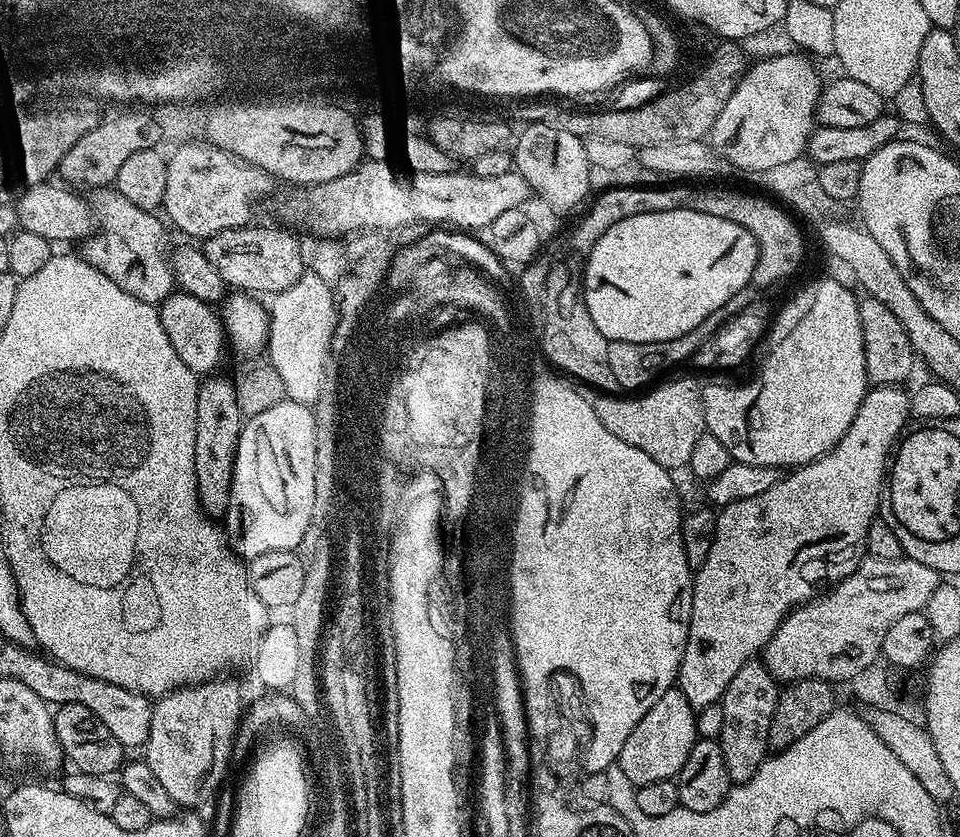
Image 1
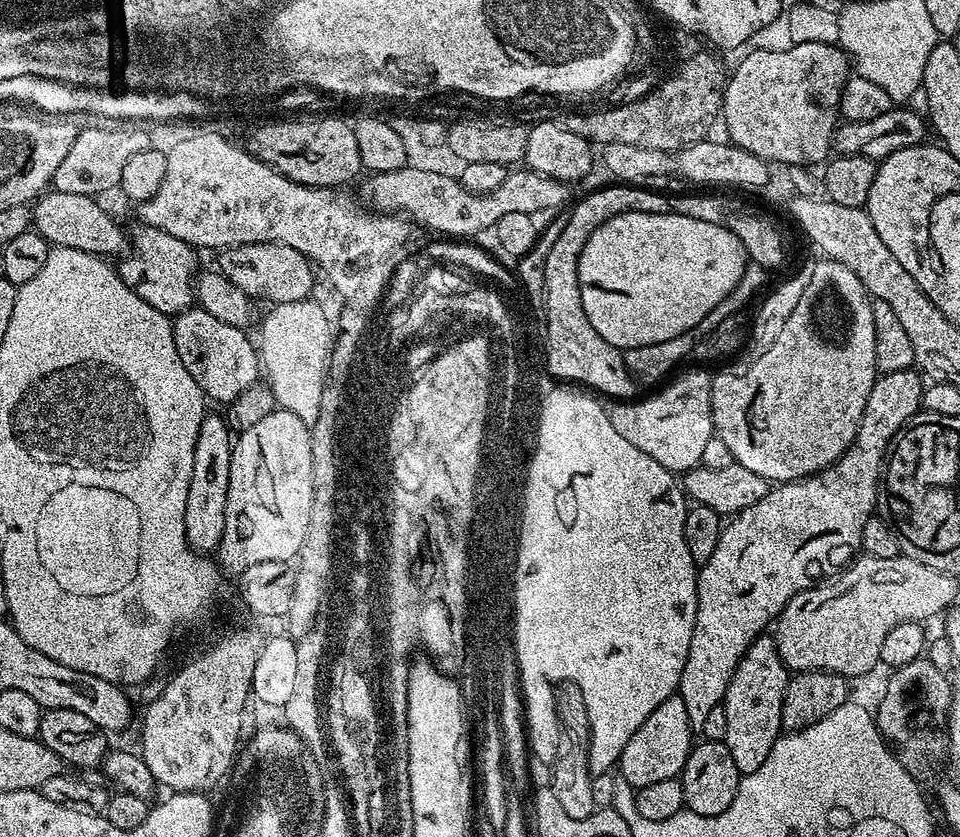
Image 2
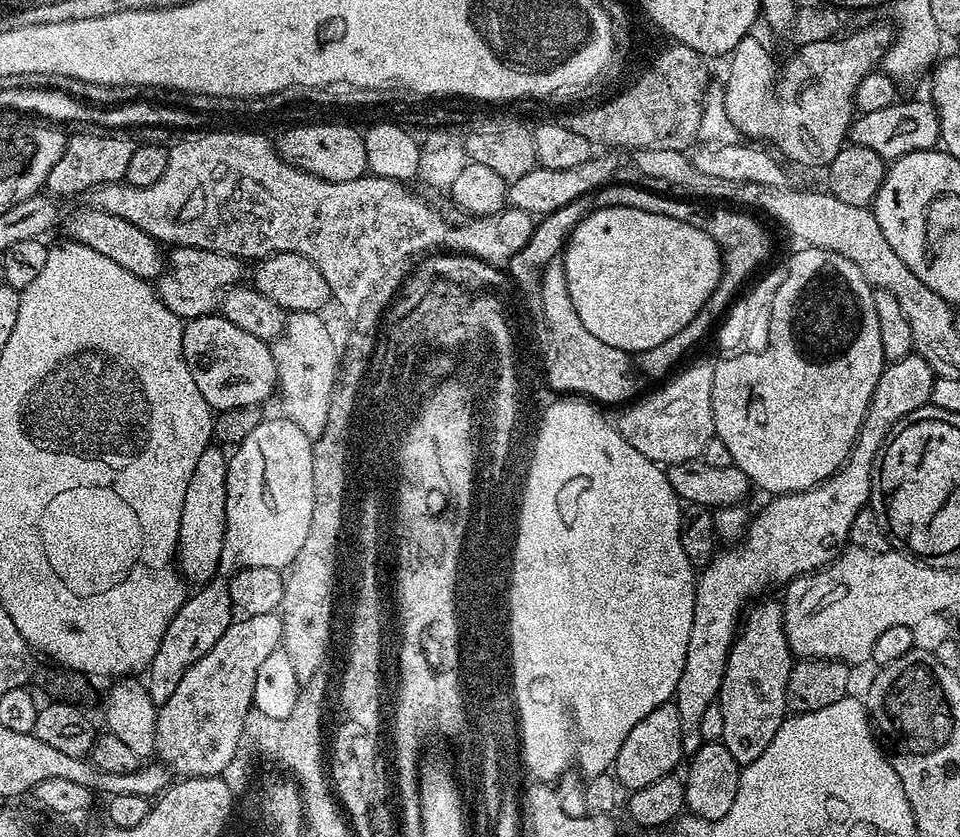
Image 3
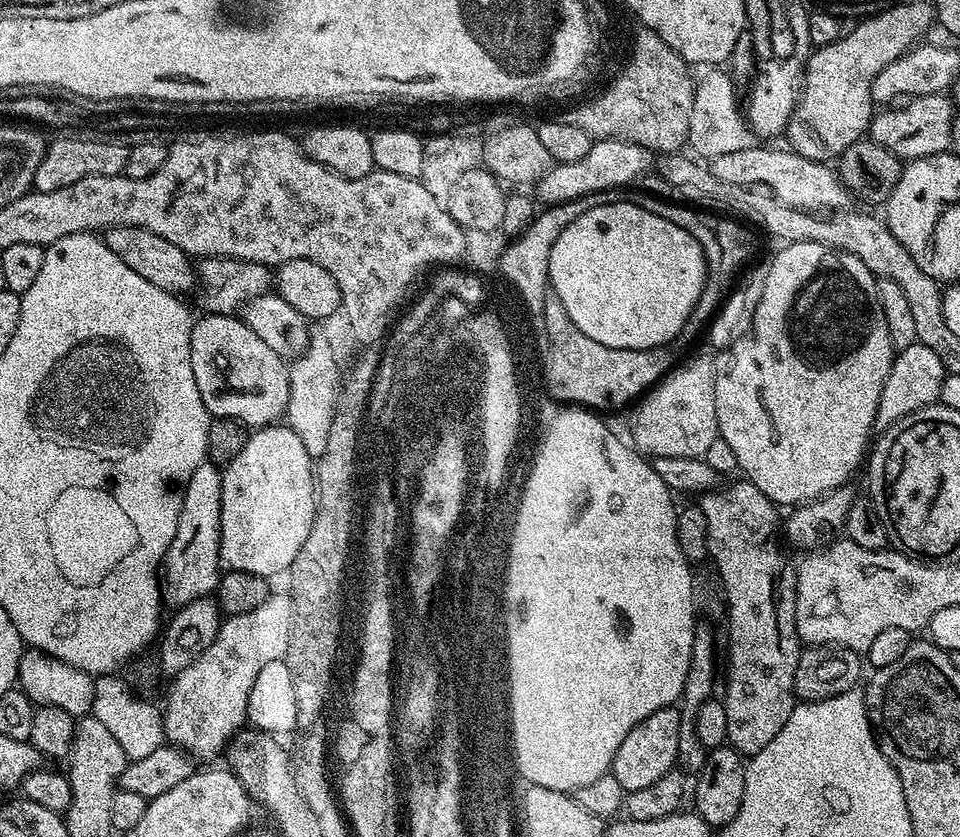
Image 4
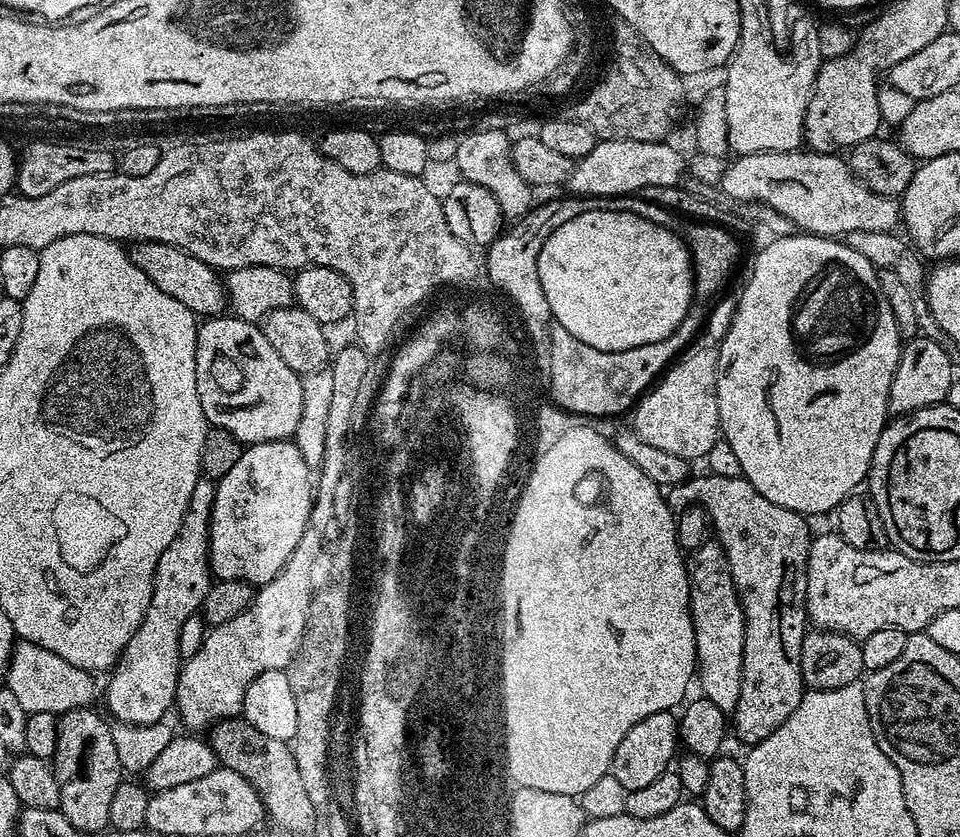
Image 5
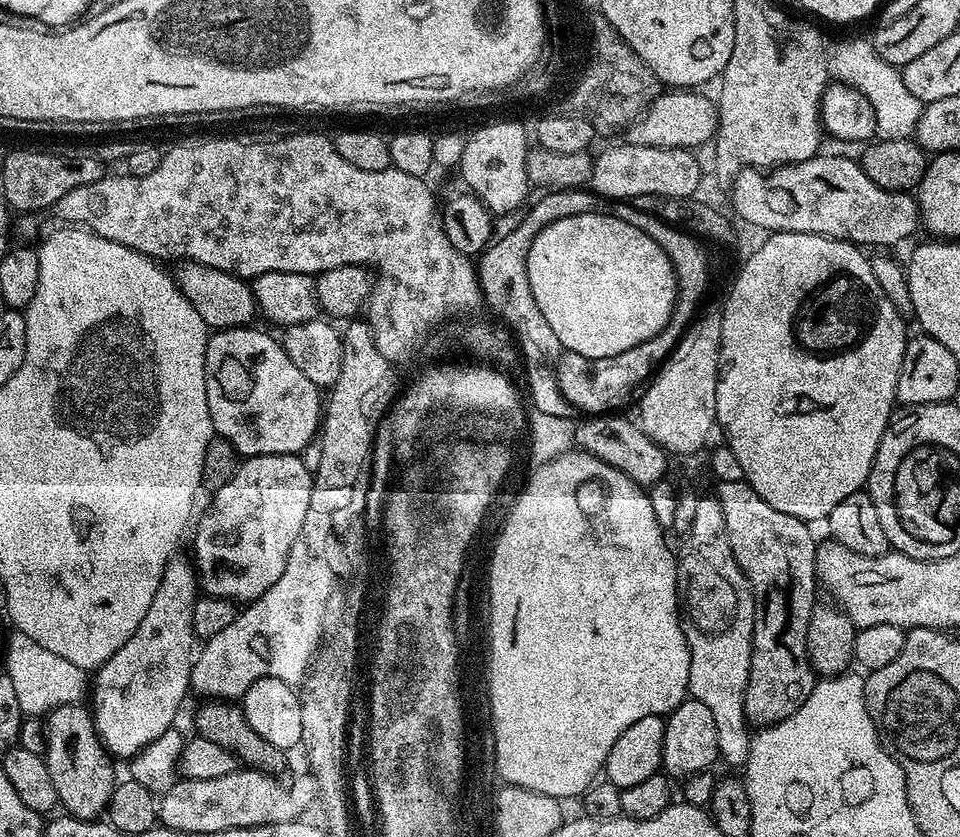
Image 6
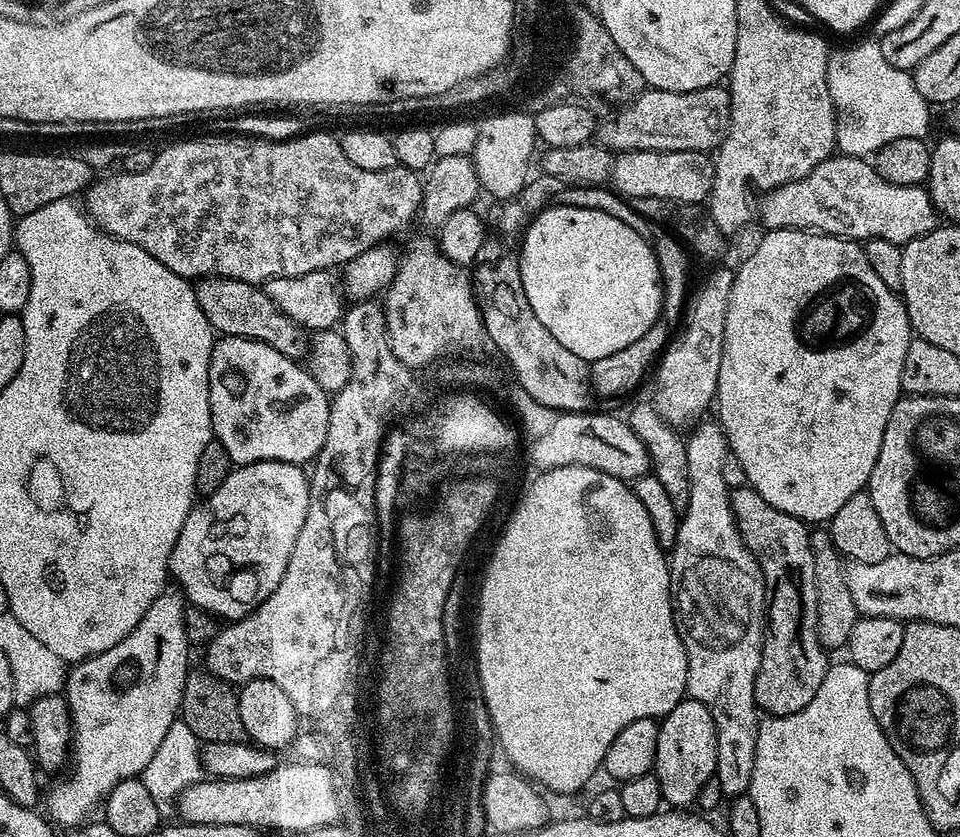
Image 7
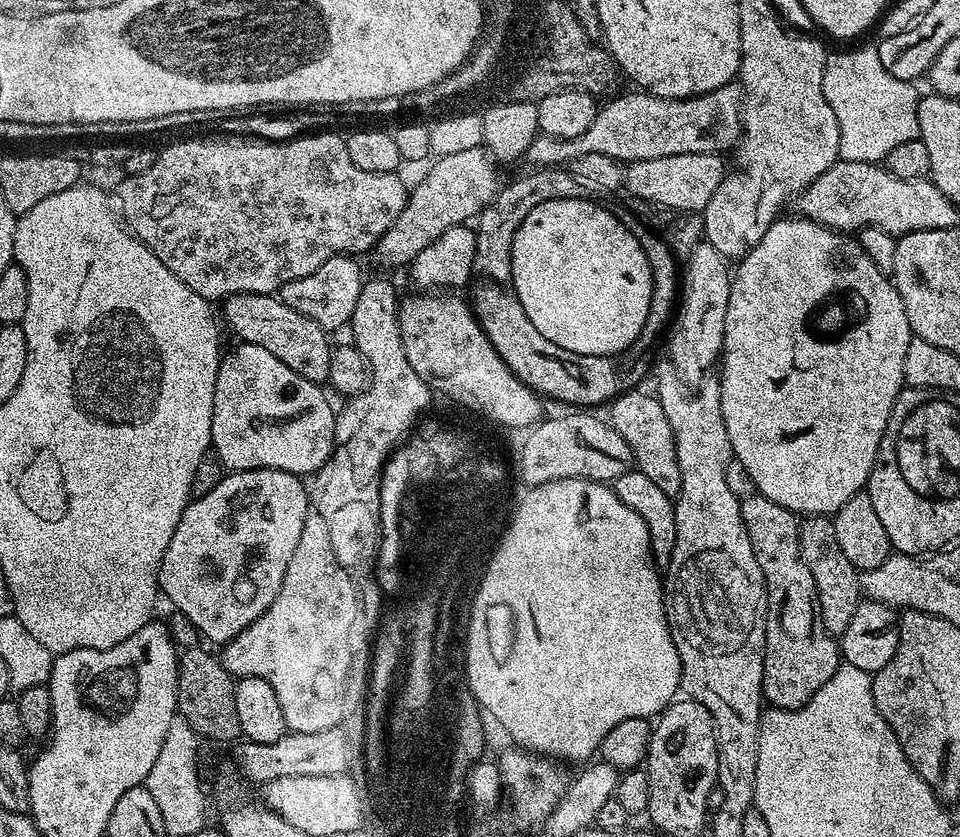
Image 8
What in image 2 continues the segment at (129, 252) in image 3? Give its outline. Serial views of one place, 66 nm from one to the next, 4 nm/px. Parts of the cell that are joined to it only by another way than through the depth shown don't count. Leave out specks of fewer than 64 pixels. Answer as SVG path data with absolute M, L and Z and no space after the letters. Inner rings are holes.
M48 190L31 209L32 224L35 231L48 240L49 245L82 250L101 258L119 257L126 248L126 228L124 232L123 226L100 203L99 199L90 196Z

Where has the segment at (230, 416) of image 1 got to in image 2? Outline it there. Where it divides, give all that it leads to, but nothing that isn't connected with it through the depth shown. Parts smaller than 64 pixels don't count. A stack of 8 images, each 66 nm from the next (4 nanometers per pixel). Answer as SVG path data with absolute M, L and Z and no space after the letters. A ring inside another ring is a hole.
M205 415L194 446L194 470L186 498L186 538L194 551L212 554L219 549L226 530L226 498L230 490L230 462L234 433L225 417Z

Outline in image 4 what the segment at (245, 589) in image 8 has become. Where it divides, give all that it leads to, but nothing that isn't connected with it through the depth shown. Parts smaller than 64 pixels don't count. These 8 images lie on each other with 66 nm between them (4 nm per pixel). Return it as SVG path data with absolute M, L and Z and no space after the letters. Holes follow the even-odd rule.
M265 426L257 428L251 433L246 442L246 446L242 446L242 450L238 450L238 454L228 464L222 468L222 522L220 523L220 563L229 572L245 572L246 574L254 574L265 578L272 578L275 572L287 573L294 558L298 558L298 552L306 542L307 536L311 532L312 521L316 516L317 508L317 479L314 475L314 459L307 453L306 447L303 446L302 440L298 438L295 430L289 426Z

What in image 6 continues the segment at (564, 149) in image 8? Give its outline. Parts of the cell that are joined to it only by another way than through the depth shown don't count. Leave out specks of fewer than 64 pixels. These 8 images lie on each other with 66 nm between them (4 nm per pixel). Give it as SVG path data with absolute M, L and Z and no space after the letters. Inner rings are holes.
M664 90L648 105L648 109L641 114L626 129L627 143L638 146L658 146L659 148L691 148L699 149L699 144L704 144L713 139L718 127L718 104L715 99L703 96L700 90Z

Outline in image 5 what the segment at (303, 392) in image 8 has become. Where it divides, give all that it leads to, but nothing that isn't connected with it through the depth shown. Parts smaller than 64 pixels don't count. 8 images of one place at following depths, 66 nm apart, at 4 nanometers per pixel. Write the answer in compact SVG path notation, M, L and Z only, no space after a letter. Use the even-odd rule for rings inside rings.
M221 314L205 319L196 333L198 398L209 425L234 434L244 446L271 440L292 440L303 416L303 379L301 373L290 370L290 366L282 362L278 350L270 346L263 327L250 320L241 320L235 314Z

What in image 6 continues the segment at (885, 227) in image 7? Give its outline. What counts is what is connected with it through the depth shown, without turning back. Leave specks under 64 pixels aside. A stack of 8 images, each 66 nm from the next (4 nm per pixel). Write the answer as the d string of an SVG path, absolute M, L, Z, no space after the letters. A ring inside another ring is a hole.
M817 154L797 164L761 171L744 168L730 181L732 208L737 217L764 226L770 233L797 232L832 236L857 246L900 244L921 227L915 195L882 190L848 156Z

